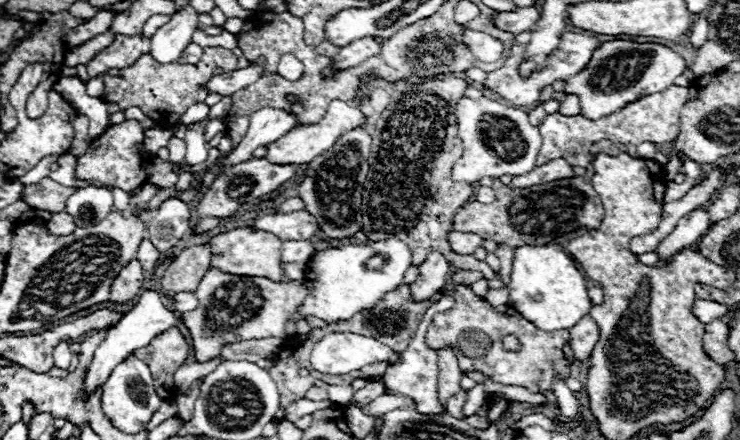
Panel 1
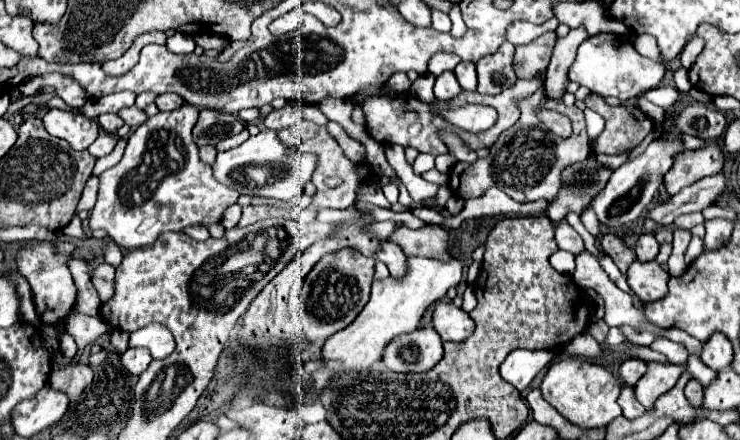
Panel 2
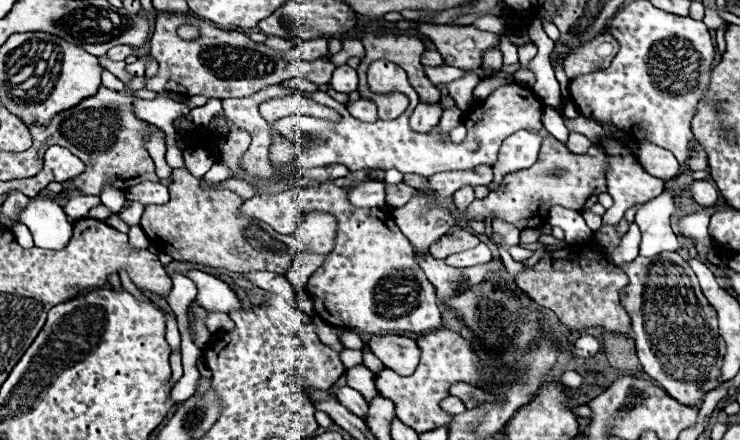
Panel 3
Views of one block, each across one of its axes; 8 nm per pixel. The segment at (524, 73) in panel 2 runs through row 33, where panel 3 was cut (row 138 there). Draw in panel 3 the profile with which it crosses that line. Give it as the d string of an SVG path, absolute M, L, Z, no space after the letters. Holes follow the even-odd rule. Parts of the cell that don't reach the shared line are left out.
M554 136L546 138L542 142L540 154L536 164L530 168L510 172L502 178L498 190L490 192L483 200L475 199L464 212L460 212L452 204L452 216L454 216L454 228L468 228L471 221L486 221L490 216L490 222L502 220L512 224L518 230L526 228L540 228L548 220L548 212L554 206L584 210L598 202L598 196L608 192L606 190L606 152L598 144L592 144L586 154L572 154L568 152ZM556 170L564 170L564 174L556 176Z

